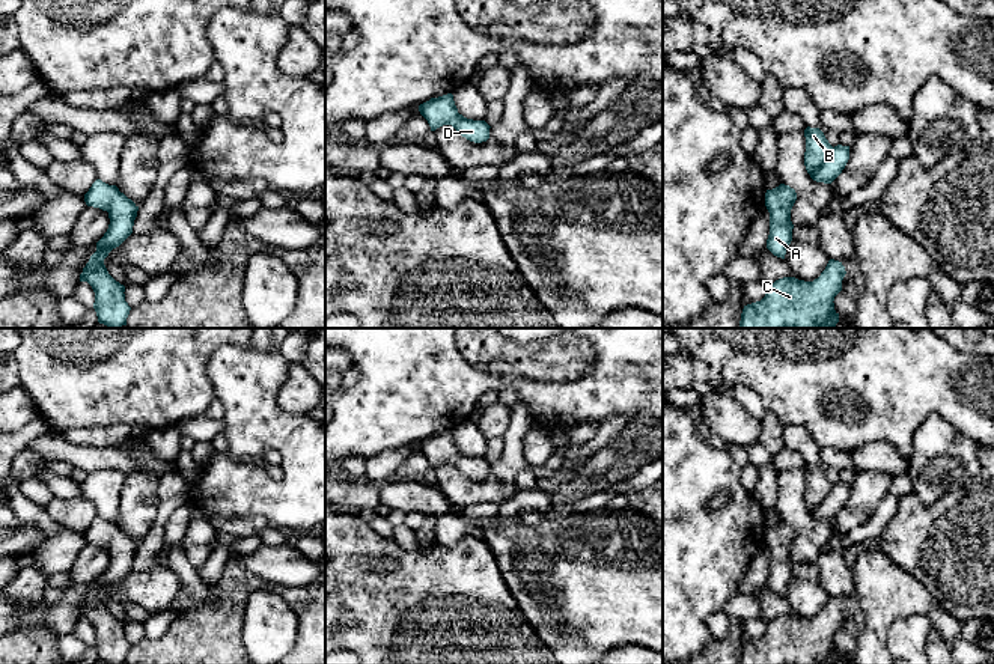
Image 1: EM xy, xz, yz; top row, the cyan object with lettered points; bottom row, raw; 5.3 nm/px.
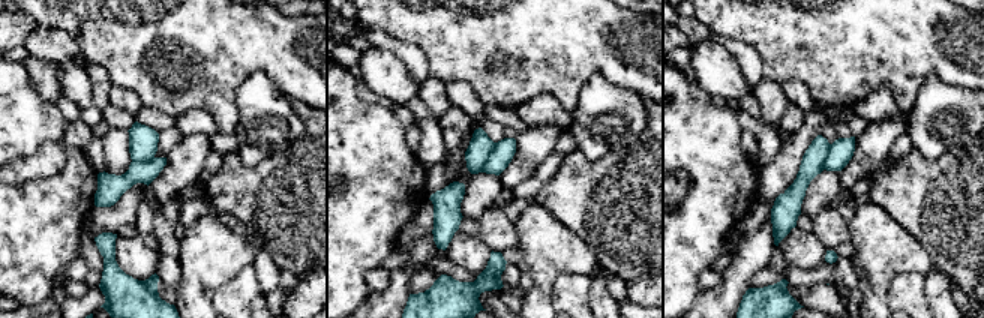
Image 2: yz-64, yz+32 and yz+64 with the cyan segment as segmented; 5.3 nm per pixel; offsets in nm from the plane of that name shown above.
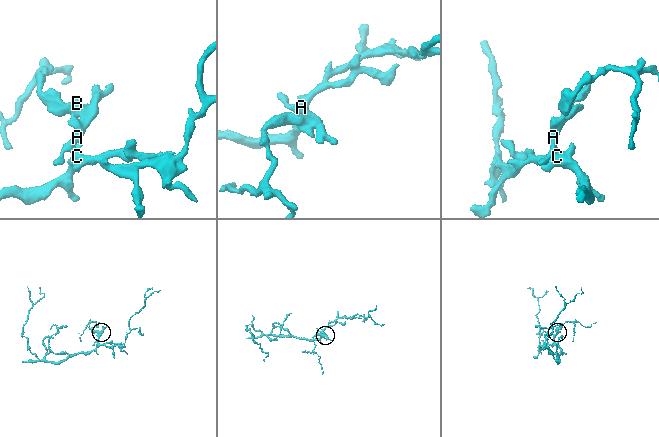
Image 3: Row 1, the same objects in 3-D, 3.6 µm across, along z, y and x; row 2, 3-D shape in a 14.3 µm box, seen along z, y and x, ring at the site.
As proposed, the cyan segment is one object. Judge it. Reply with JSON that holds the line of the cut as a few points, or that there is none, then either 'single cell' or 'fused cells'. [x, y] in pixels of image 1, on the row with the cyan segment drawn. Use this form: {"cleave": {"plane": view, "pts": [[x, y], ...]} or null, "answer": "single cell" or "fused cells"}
{"cleave": null, "answer": "single cell"}

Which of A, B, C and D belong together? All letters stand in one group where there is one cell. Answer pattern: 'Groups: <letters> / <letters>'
Groups: A B C D

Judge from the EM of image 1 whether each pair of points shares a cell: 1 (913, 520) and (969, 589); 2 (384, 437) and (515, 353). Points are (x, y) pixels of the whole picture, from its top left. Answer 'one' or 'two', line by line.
1: one
2: two

